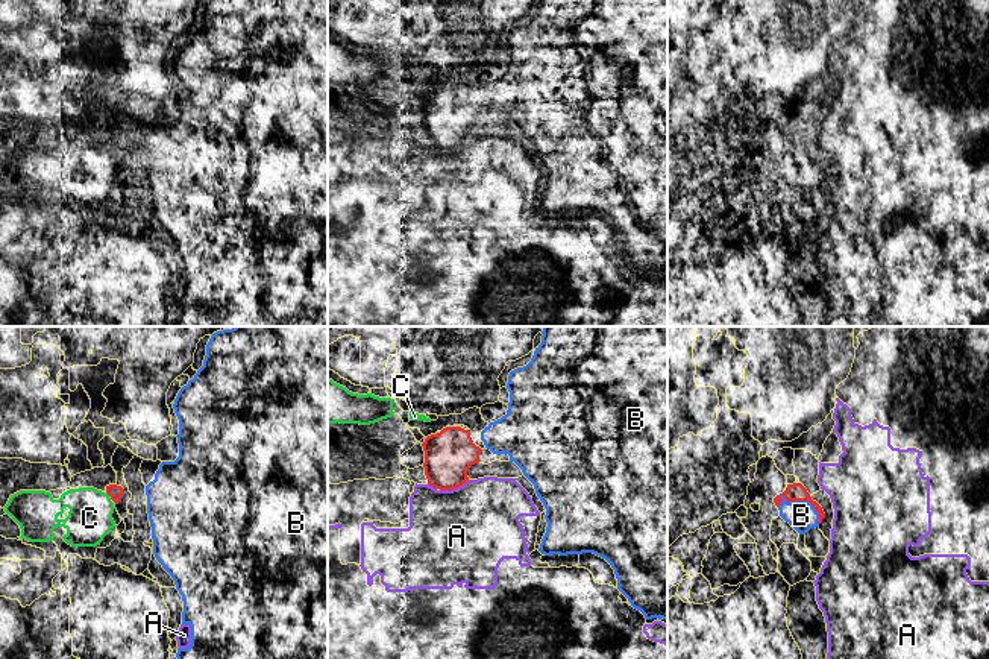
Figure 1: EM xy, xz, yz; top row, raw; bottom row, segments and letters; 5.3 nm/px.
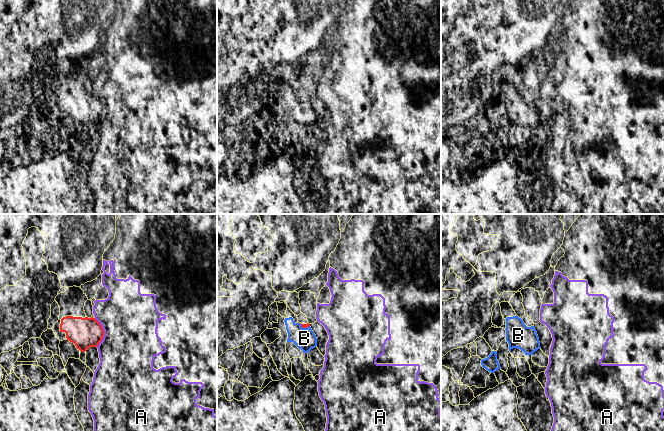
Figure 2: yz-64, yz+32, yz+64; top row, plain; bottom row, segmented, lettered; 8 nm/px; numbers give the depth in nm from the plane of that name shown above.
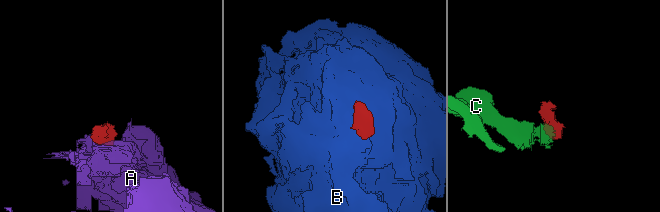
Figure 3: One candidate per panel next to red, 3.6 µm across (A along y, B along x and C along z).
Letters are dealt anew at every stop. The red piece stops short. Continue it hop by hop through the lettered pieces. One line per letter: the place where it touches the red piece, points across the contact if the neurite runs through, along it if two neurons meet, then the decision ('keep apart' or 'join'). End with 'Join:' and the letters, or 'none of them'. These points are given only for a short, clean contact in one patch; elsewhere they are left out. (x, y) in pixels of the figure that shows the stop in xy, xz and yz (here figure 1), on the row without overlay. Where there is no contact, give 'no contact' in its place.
A: contact xz (454, 148); border xz (469, 140), (455, 148), (440, 151); keep apart
B: contact yz (806, 160); join
C: contact xy (108, 154); border xy (106, 152), (109, 155); keep apart
Join: B

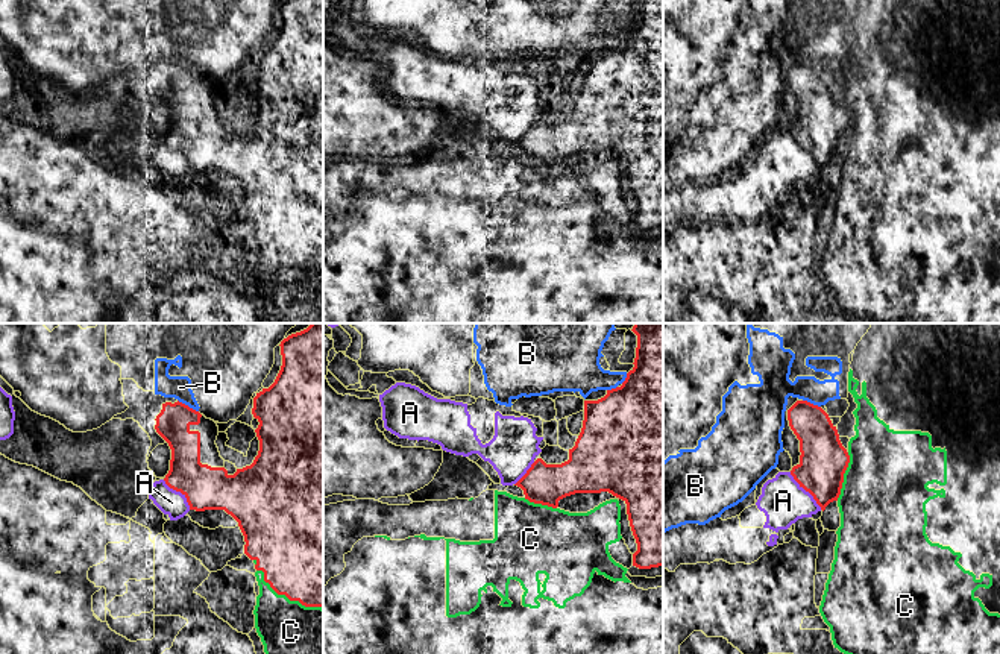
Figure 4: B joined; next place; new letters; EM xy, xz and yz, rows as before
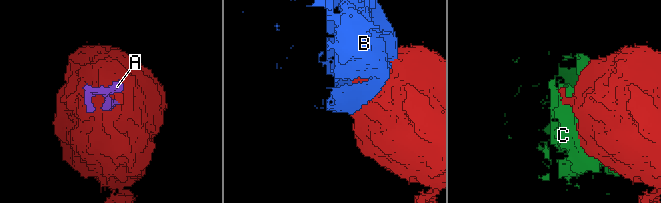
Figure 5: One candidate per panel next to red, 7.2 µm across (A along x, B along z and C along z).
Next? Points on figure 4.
A: contact yz (806, 150); border yz (789, 132), (821, 169); keep apart
B: contact xy (187, 66); keep apart
C: contact xy (287, 257); keep apart
Join: none of them

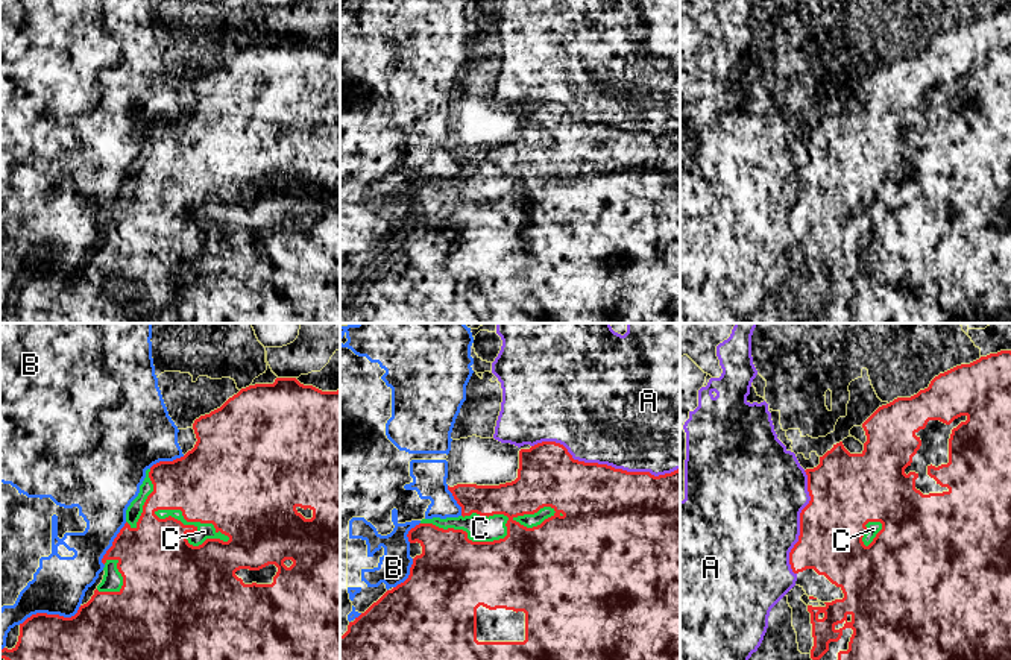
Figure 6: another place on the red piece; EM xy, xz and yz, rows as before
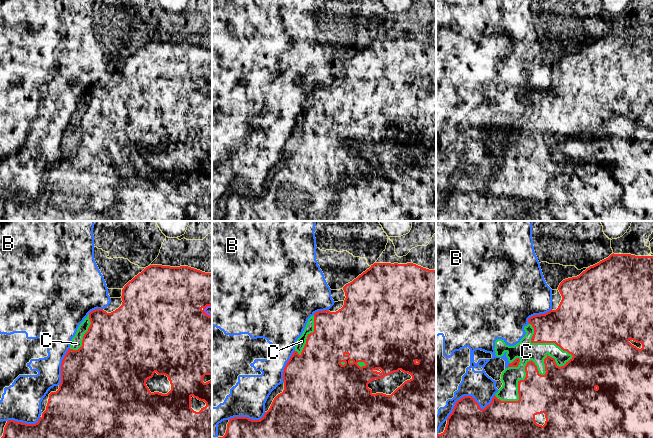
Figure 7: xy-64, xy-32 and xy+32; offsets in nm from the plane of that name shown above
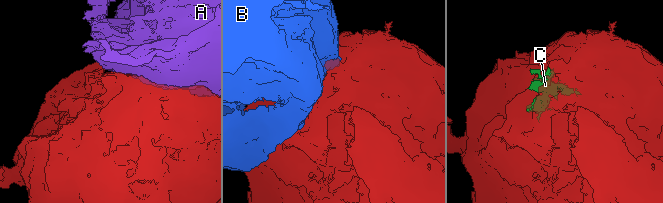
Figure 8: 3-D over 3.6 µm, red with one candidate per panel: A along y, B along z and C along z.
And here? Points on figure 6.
A: contact xz (604, 125); keep apart
B: contact xy (50, 275); keep apart
C: contact xy (193, 185); join
Join: C

